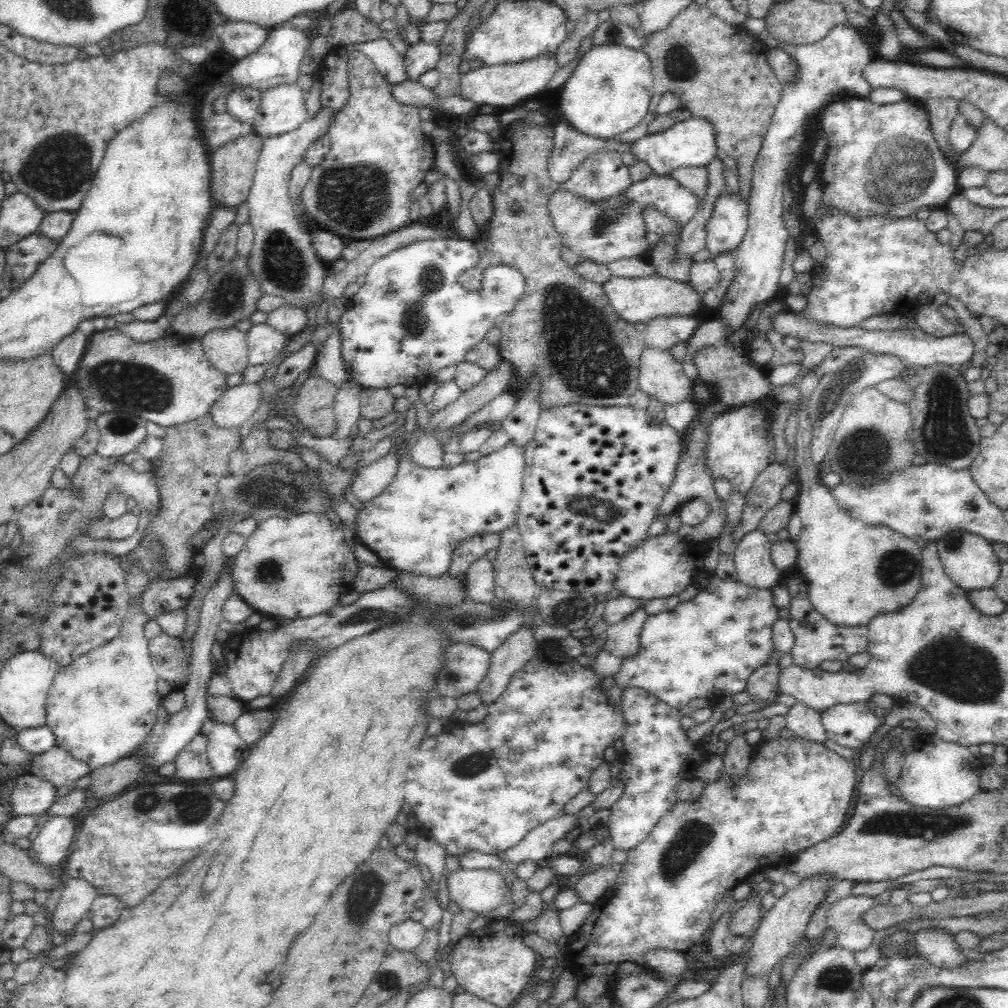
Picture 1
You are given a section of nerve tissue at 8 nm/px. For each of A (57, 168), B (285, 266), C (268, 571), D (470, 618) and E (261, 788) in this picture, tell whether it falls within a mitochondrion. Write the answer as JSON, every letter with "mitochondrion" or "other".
{"A":"mitochondrion","B":"mitochondrion","C":"mitochondrion","D":"mitochondrion","E":"other"}

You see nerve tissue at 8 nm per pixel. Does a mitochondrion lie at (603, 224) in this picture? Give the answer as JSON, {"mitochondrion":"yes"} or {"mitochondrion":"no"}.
{"mitochondrion":"yes"}

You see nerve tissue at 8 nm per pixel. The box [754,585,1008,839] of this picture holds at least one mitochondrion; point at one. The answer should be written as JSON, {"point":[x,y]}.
{"point":[962,670]}

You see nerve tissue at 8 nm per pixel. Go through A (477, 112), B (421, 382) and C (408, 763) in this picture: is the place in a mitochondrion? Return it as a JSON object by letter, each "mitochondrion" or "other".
{"A":"other","B":"other","C":"other"}

